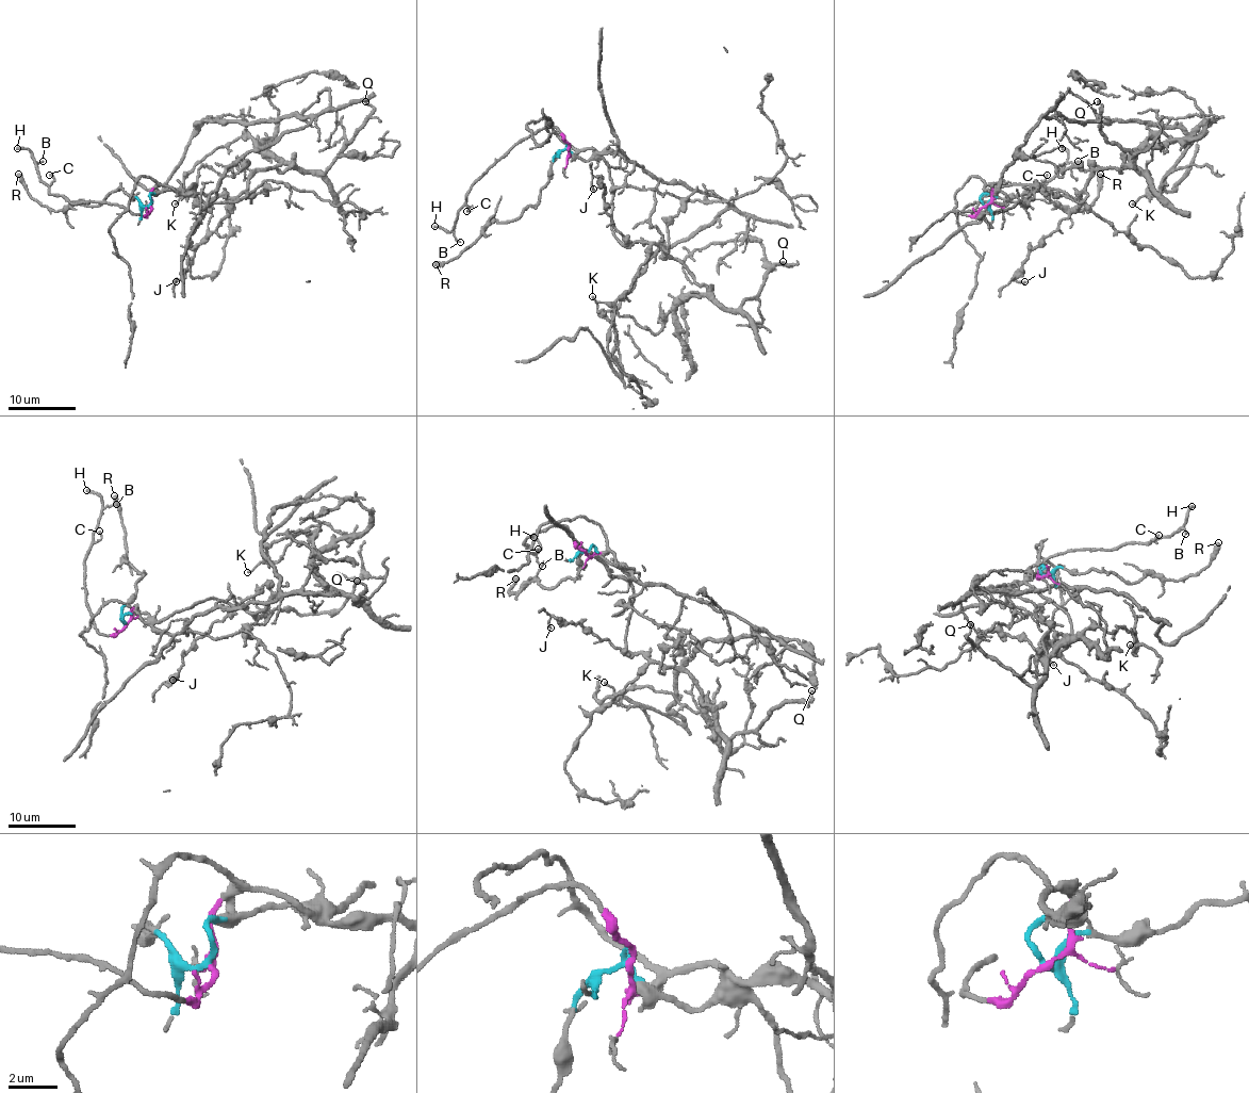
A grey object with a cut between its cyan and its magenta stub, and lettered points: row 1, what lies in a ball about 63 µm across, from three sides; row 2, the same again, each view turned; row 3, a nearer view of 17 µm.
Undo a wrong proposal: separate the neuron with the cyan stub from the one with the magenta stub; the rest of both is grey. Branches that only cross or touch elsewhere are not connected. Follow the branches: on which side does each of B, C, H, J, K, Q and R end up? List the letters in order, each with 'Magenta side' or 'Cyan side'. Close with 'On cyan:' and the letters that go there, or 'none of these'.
B: Magenta side
C: Magenta side
H: Magenta side
J: Cyan side
K: Cyan side
Q: Cyan side
R: Cyan side
On cyan: J, K, Q, R

